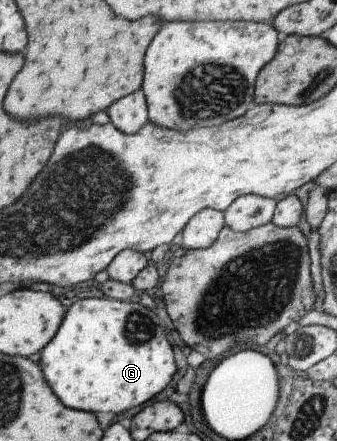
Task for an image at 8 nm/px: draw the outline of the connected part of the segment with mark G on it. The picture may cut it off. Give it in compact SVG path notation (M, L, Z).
M105 296L101 299L86 298L69 303L64 322L56 337L43 350L39 363L63 406L91 414L121 414L149 402L171 382L173 372L177 370L173 364L171 346L165 338L165 327L156 310L141 305L137 300L118 301Z

